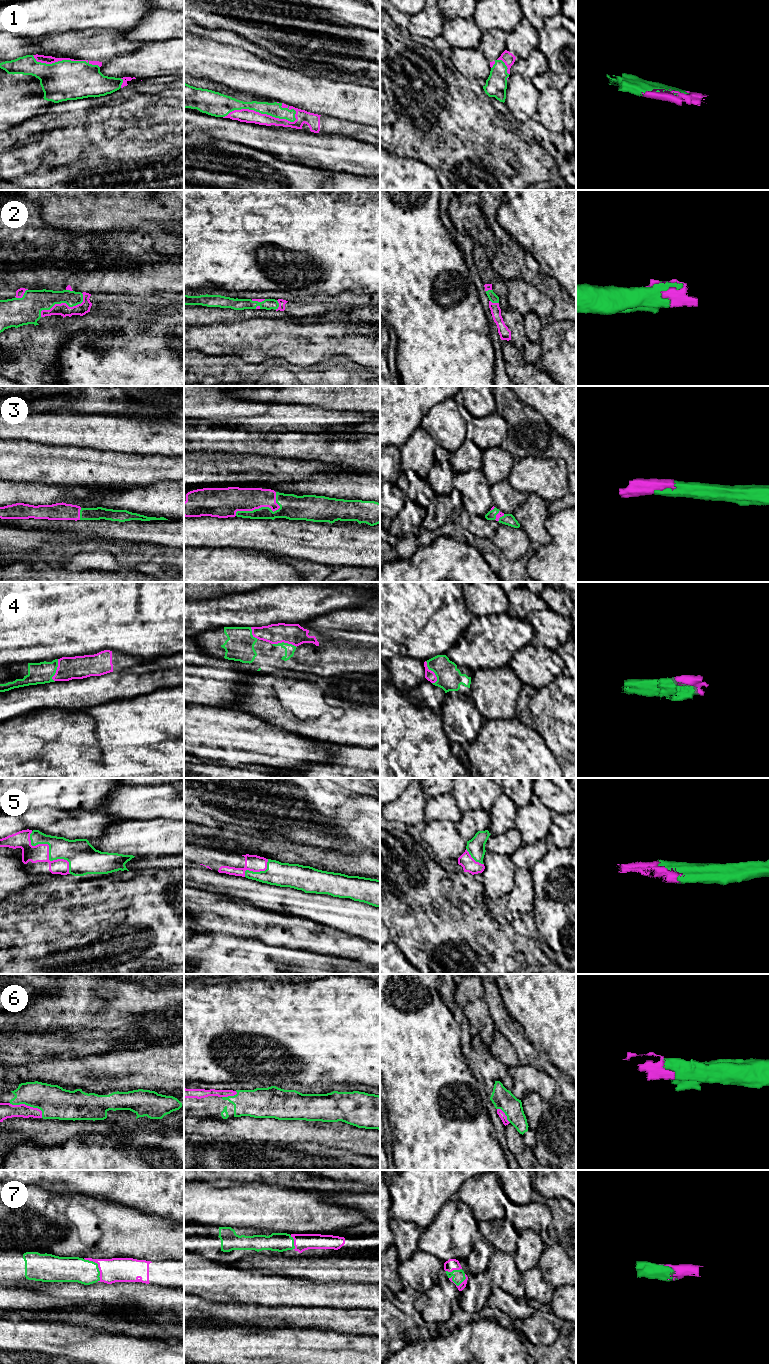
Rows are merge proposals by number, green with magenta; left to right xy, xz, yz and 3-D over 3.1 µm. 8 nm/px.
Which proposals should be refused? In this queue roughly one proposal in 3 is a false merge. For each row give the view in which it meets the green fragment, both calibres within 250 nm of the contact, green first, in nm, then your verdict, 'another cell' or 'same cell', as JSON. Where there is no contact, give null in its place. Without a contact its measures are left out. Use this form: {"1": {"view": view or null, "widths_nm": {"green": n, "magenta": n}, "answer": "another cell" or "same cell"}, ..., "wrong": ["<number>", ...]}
{"1": {"view": "xz", "widths_nm": {"green": 110, "magenta": 110}, "answer": "same cell"}, "2": {"view": "xy", "widths_nm": {"green": 190, "magenta": 100}, "answer": "same cell"}, "3": {"view": "xz", "widths_nm": {"green": 200, "magenta": 200}, "answer": "same cell"}, "4": {"view": "yz", "widths_nm": {"green": 200, "magenta": 80}, "answer": "same cell"}, "5": {"view": "xy", "widths_nm": {"green": 240, "magenta": 140}, "answer": "same cell"}, "6": {"view": "xy", "widths_nm": {"green": 260, "magenta": 120}, "answer": "same cell"}, "7": {"view": "xy", "widths_nm": {"green": 200, "magenta": 190}, "answer": "same cell"}, "wrong": []}

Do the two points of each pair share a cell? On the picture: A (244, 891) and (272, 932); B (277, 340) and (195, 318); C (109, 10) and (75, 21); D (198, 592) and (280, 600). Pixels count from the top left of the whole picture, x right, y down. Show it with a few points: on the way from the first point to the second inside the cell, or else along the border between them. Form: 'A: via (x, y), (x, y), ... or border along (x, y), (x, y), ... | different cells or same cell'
A: border along (246, 902), (275, 913) | different cells
B: border along (236, 321), (194, 325) | different cells
C: via (101, 10), (86, 10), (83, 13) | same cell
D: border along (245, 592), (230, 593), (203, 600) | different cells

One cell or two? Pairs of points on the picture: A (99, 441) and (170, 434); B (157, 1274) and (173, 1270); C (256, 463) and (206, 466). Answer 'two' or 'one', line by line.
A: one
B: one
C: one

